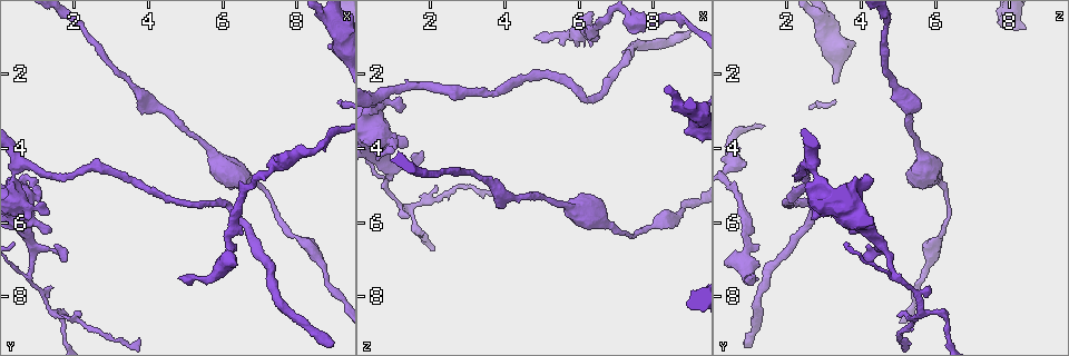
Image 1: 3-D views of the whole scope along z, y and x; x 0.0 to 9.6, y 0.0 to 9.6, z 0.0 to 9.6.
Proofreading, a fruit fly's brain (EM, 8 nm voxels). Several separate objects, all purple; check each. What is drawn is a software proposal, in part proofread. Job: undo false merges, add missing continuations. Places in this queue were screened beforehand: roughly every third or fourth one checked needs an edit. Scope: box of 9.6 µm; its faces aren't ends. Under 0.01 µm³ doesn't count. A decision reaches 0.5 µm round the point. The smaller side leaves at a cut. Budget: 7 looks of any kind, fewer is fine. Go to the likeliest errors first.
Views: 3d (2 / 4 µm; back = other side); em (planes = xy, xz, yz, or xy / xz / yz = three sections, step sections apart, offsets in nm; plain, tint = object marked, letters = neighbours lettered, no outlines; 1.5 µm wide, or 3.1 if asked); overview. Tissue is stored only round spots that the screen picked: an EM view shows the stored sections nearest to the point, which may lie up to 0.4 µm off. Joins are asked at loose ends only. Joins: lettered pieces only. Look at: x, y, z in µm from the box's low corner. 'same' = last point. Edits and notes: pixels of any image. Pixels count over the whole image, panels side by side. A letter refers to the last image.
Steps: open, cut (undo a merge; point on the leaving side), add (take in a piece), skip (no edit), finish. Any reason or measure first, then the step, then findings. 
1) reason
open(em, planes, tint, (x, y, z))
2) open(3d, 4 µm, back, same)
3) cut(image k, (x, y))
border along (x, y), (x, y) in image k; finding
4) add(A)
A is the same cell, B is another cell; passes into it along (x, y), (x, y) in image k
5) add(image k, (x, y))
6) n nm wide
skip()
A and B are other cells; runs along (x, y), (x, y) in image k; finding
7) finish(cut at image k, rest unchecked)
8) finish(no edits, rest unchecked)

open(3d, 2 µm, (0.75, 7.45, 4.95))

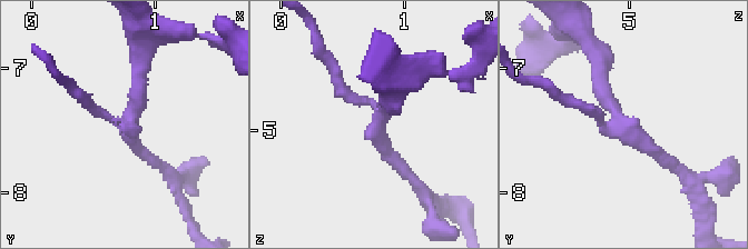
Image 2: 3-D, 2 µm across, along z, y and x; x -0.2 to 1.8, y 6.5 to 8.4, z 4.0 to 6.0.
3 arms
open(em, xy, step 4, letters, (0.80, 7.40, 4.88))

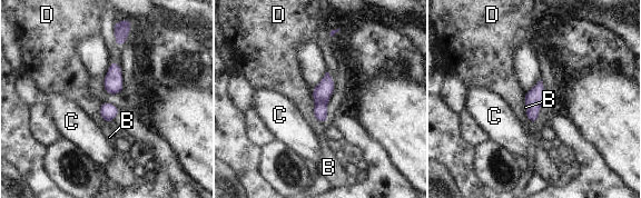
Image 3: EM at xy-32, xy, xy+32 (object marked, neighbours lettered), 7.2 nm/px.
120 nm wide
skip()
B, C and D are other cells; border along (311, 92), (315, 101) in image 3; all the same neuron

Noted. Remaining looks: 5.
thin end
open(3d, 2 µm, (2.15, 8.45, 4.95))

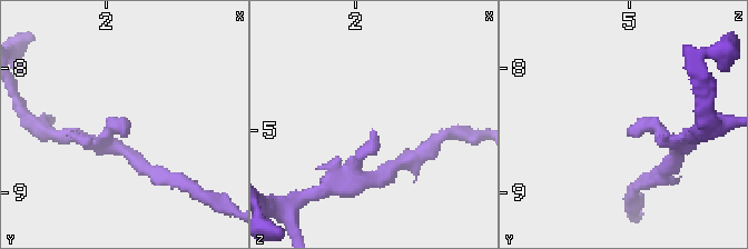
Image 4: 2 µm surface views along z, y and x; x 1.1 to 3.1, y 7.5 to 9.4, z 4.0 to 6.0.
now the EM
open(em, planes, letters, (2.16, 8.50, 5.02))

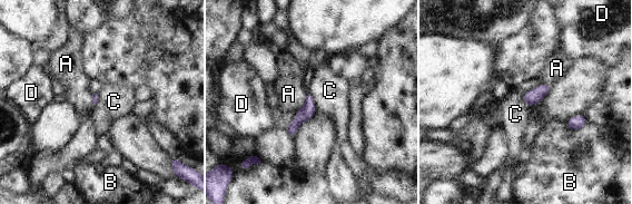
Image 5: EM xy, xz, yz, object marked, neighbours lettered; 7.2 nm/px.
skip()
A, B, C and D are other cells; runs along (308, 98), (308, 109), (292, 133) in image 5; no lettered piece goes on from it

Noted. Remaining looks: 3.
abrupt turn
open(3d, 2 µm, back, (6.15, 5.55, 2.65))

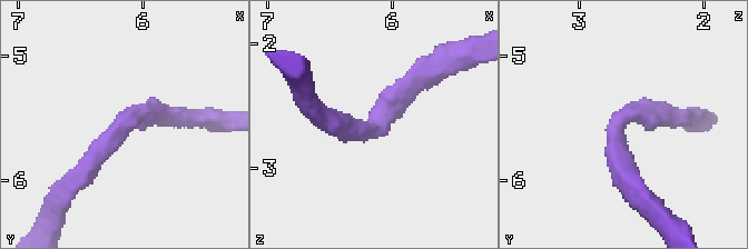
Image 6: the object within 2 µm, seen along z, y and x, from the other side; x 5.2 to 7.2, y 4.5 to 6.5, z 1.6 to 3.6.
need the tissue
open(em, xy, step 8, tint, (6.14, 5.50, 2.68))

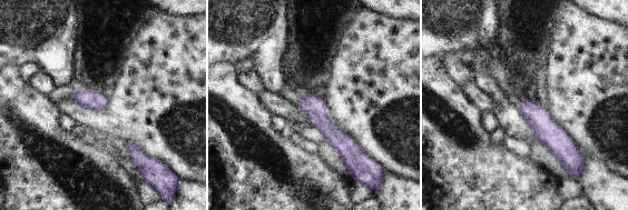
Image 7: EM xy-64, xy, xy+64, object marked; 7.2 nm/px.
open(em, planes, letters, same)

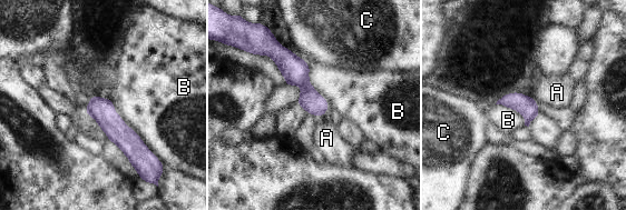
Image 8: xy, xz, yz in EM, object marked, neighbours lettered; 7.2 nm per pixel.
B touches over 550 nm
skip()
A, B and C are other cells; runs along (276, 50), (299, 74), (321, 112) in image 8; one neuron here

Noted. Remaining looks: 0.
finish(no edits, rest unchecked)

